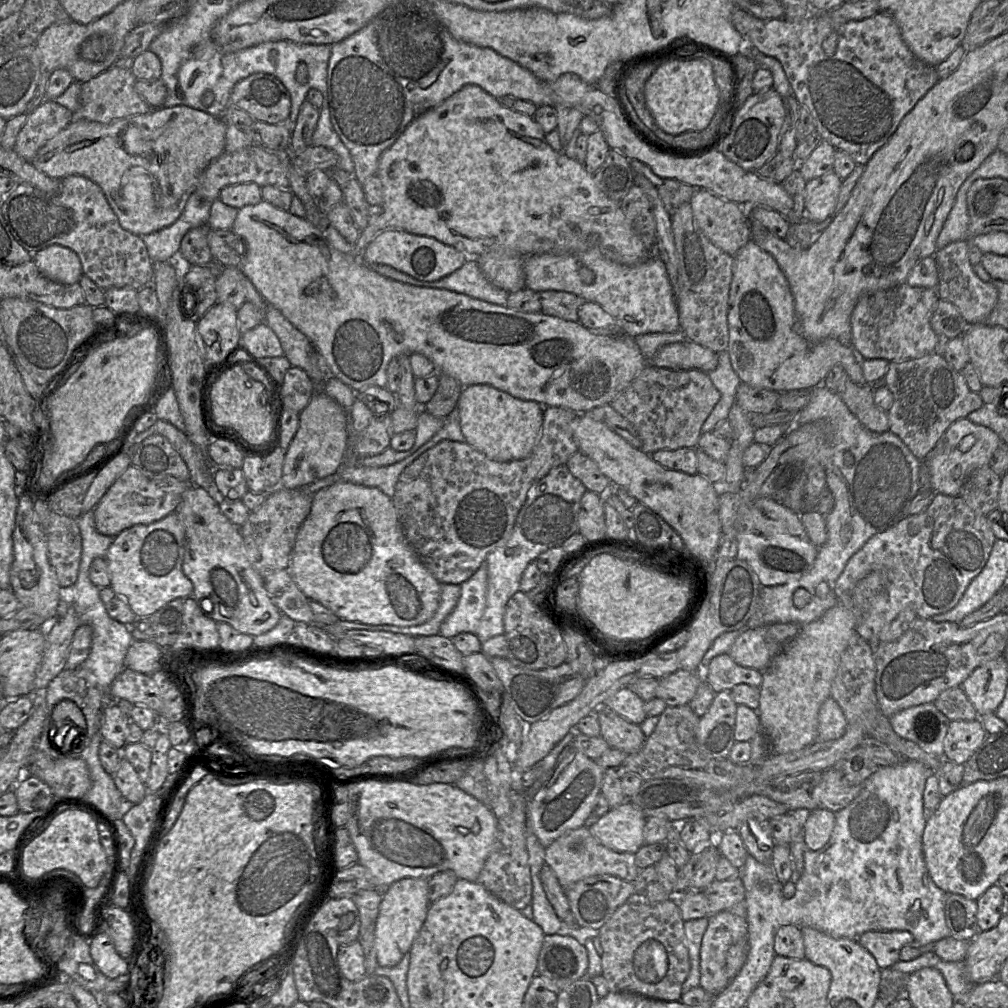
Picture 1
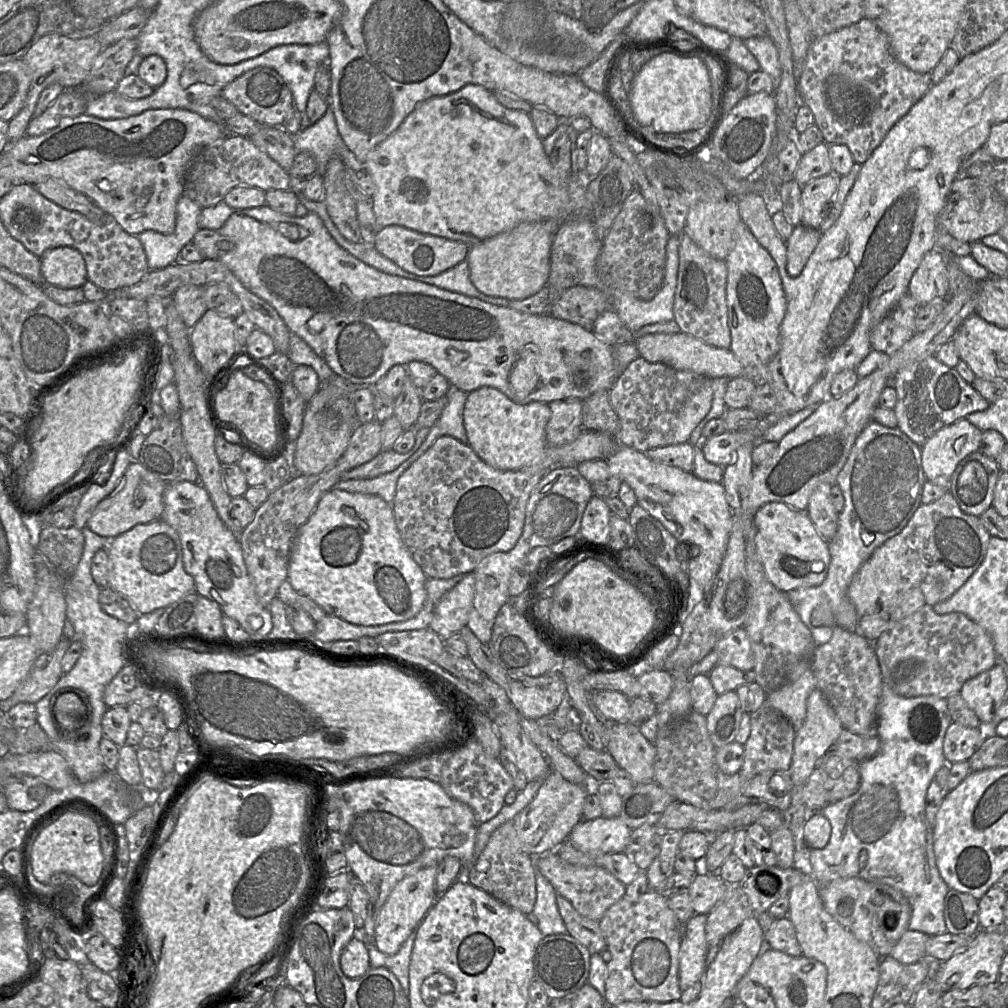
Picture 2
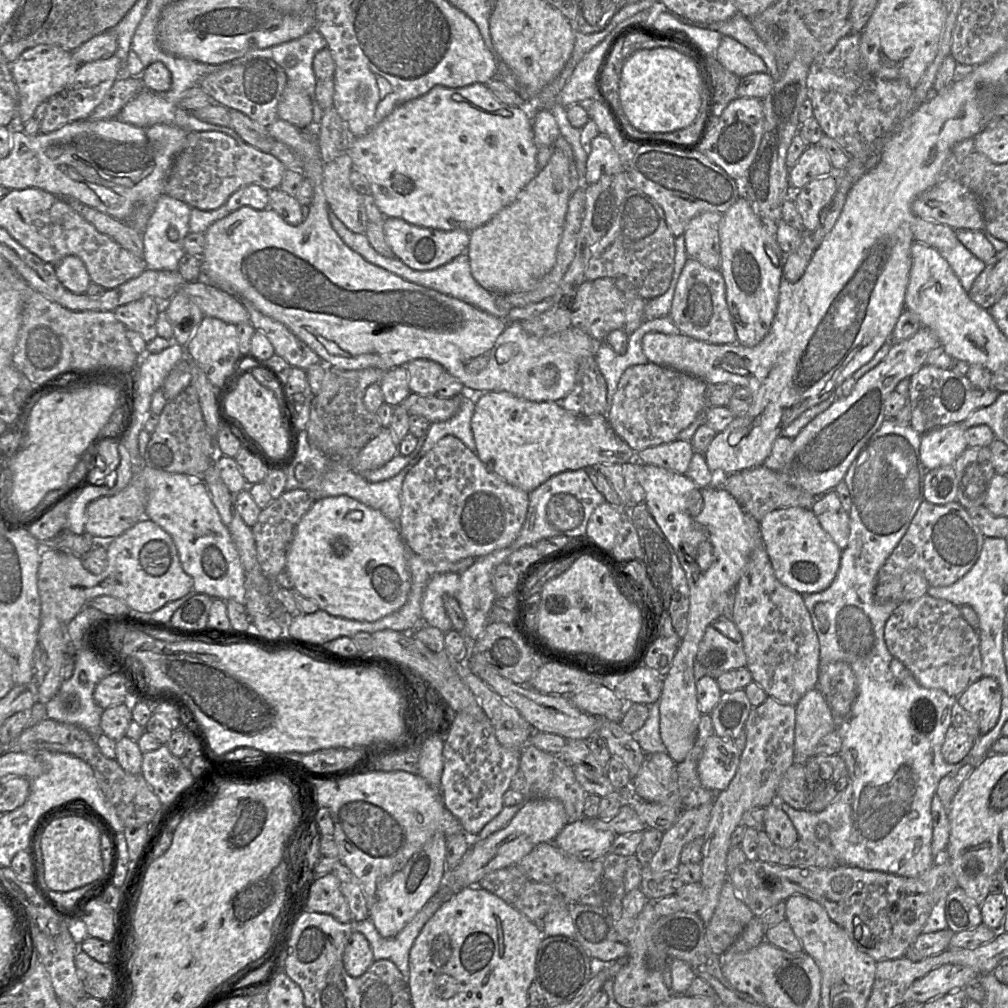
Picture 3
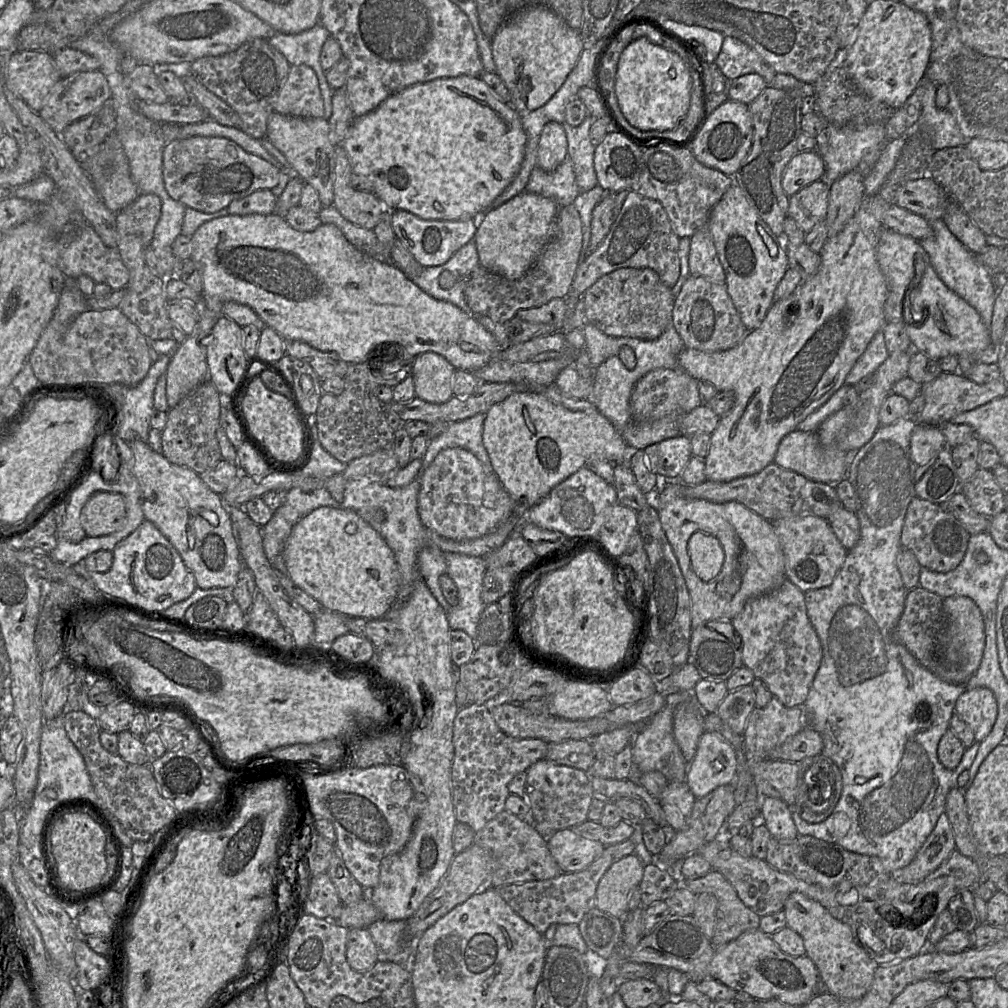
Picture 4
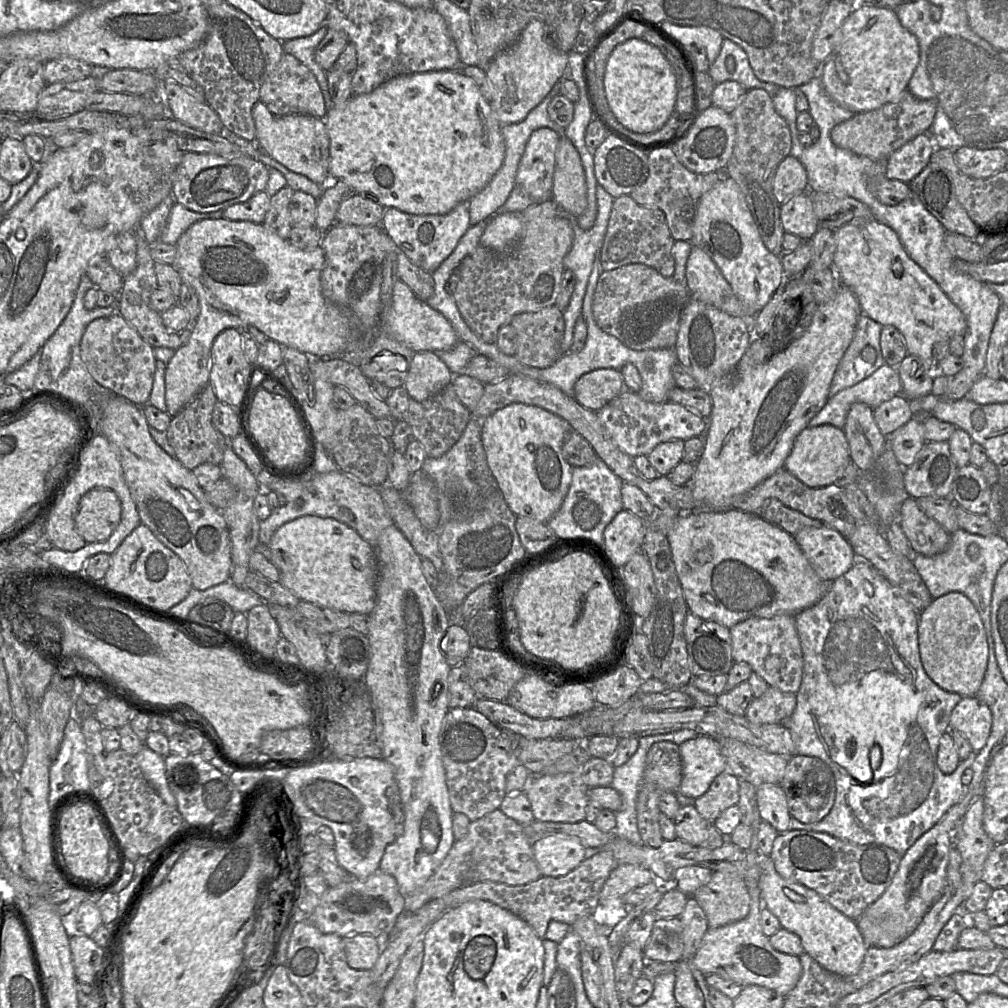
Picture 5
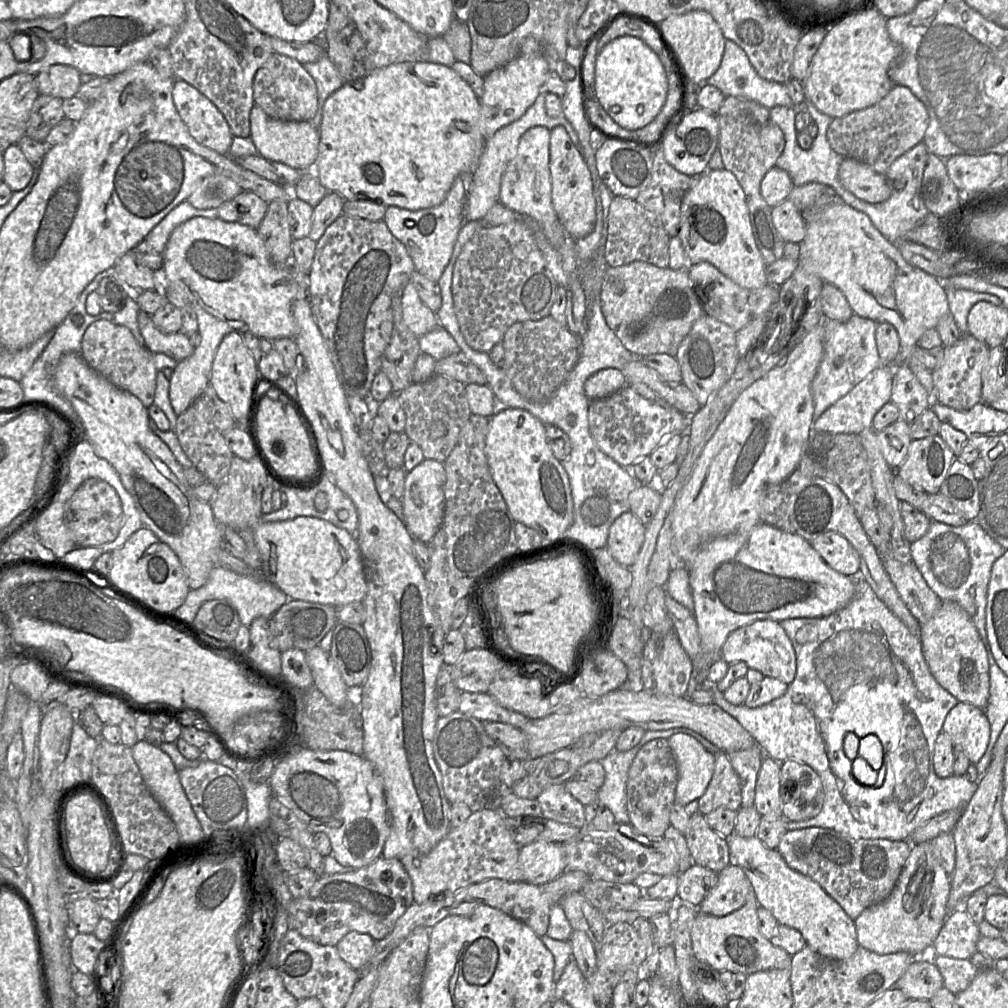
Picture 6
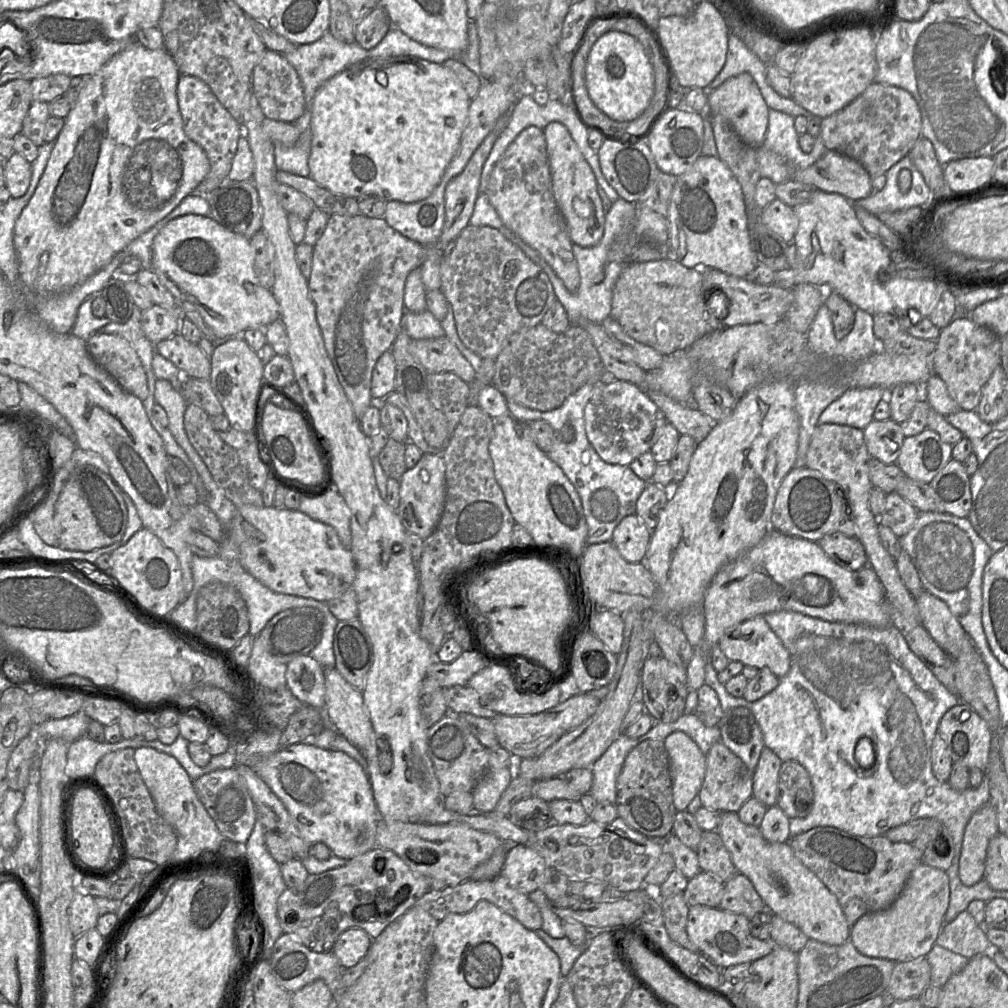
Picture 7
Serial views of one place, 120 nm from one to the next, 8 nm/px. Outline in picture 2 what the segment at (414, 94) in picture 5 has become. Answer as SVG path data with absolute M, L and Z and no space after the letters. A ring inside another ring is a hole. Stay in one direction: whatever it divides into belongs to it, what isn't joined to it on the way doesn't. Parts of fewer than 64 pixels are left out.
M467 84L458 91L443 96L435 96L420 103L400 126L378 144L361 163L362 167L366 168L371 174L375 183L375 193L372 200L374 215L379 228L399 225L422 234L461 241L470 246L510 231L523 222L554 219L562 223L572 217L591 218L592 221L592 204L588 198L587 185L596 176L589 176L585 170L581 170L577 174L571 171L568 179L561 179L543 149L542 139L538 136L530 115L523 111L504 107L496 99L493 92L479 84Z

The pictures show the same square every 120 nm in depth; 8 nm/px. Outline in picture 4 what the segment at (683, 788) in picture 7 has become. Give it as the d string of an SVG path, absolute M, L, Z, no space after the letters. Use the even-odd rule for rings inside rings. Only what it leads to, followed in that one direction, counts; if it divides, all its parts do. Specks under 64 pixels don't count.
M704 732L694 758L688 764L686 783L696 798L702 798L722 785L733 784L737 775L737 751L719 734Z

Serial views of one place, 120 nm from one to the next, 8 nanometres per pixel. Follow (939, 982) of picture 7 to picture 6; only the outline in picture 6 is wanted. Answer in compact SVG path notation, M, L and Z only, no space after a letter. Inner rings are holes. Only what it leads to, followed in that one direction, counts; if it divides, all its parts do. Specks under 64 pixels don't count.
M930 954L930 957L941 972L944 987L955 995L964 991L980 971L970 959L957 959L934 954Z

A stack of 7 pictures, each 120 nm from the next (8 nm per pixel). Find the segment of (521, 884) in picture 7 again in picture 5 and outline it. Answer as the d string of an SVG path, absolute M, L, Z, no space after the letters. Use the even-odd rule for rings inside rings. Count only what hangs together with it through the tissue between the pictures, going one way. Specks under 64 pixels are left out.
M558 834L533 839L532 848L542 876L549 877L568 874L590 853L578 840Z

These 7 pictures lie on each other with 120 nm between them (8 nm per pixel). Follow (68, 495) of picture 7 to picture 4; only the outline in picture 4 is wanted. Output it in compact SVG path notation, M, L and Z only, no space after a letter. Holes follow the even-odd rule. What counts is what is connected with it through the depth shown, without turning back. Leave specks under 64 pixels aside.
M97 492L92 495L80 514L80 522L88 537L107 536L124 526L126 503L123 495Z

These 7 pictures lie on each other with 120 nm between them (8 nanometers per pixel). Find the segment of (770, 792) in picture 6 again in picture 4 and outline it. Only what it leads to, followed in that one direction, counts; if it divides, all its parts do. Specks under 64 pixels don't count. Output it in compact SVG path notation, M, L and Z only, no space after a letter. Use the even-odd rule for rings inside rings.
M761 798L760 817L760 822L767 827L771 837L791 841L799 835L792 819L791 806L778 798Z

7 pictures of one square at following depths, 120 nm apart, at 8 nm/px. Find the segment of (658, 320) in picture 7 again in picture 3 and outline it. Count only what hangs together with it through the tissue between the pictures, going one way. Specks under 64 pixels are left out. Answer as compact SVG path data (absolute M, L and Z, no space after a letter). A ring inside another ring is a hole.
M604 277L584 280L576 289L571 305L571 323L597 341L604 341L613 330L623 330L628 335L645 322L644 307L650 299L640 296L634 285L625 277Z

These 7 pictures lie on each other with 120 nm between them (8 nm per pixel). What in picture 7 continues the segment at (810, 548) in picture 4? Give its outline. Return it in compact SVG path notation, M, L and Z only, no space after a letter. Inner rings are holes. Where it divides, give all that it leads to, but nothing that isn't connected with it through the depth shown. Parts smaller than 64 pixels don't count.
M840 532L824 535L818 544L838 565L851 571L857 571L868 565L868 557L861 541Z

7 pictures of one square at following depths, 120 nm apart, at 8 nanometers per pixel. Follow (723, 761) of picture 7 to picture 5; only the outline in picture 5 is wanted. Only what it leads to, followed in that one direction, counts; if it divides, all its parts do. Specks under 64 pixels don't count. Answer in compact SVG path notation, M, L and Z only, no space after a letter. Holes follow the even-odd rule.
M728 769L719 774L709 789L695 799L694 806L698 813L713 823L727 808L739 801L739 779Z

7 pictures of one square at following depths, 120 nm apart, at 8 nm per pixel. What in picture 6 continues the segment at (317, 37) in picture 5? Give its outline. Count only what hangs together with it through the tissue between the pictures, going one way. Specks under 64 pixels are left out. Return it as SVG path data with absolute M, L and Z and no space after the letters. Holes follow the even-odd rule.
M325 53L315 62L302 64L314 79L318 94L318 109L323 109L326 99L337 91L346 81Z

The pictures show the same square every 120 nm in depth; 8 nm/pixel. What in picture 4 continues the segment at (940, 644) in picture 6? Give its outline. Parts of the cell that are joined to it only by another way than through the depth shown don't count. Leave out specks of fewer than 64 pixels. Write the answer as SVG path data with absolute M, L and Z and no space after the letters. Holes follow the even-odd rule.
M950 596L943 598L942 609L948 619L947 663L938 670L940 679L951 684L965 685L980 666L984 647L984 621L980 609L975 602L966 596Z

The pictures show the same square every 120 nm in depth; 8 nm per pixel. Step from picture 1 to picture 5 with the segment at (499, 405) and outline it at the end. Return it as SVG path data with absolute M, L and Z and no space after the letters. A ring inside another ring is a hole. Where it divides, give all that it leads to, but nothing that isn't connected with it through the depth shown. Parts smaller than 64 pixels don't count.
M523 403L509 404L482 421L482 444L486 461L510 510L516 516L547 521L559 510L572 479L572 466L565 460L562 447L570 426L558 415L541 407Z

